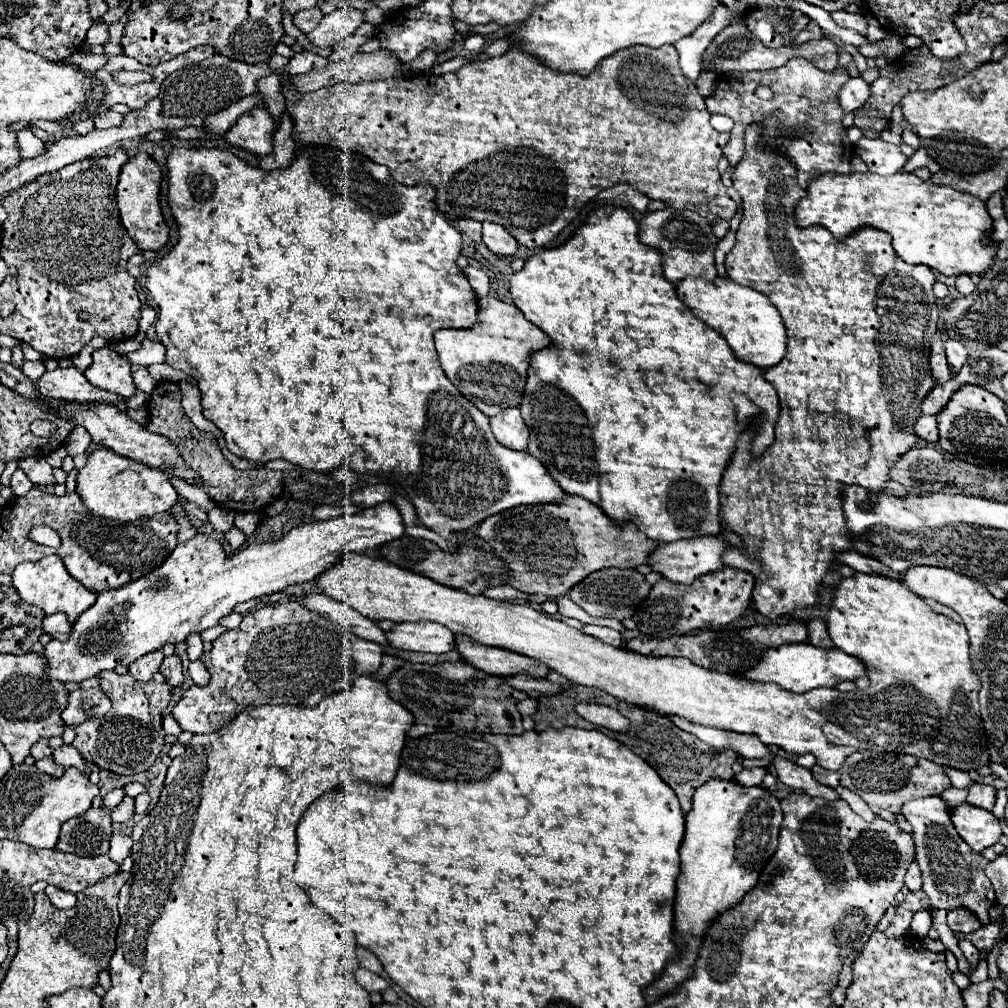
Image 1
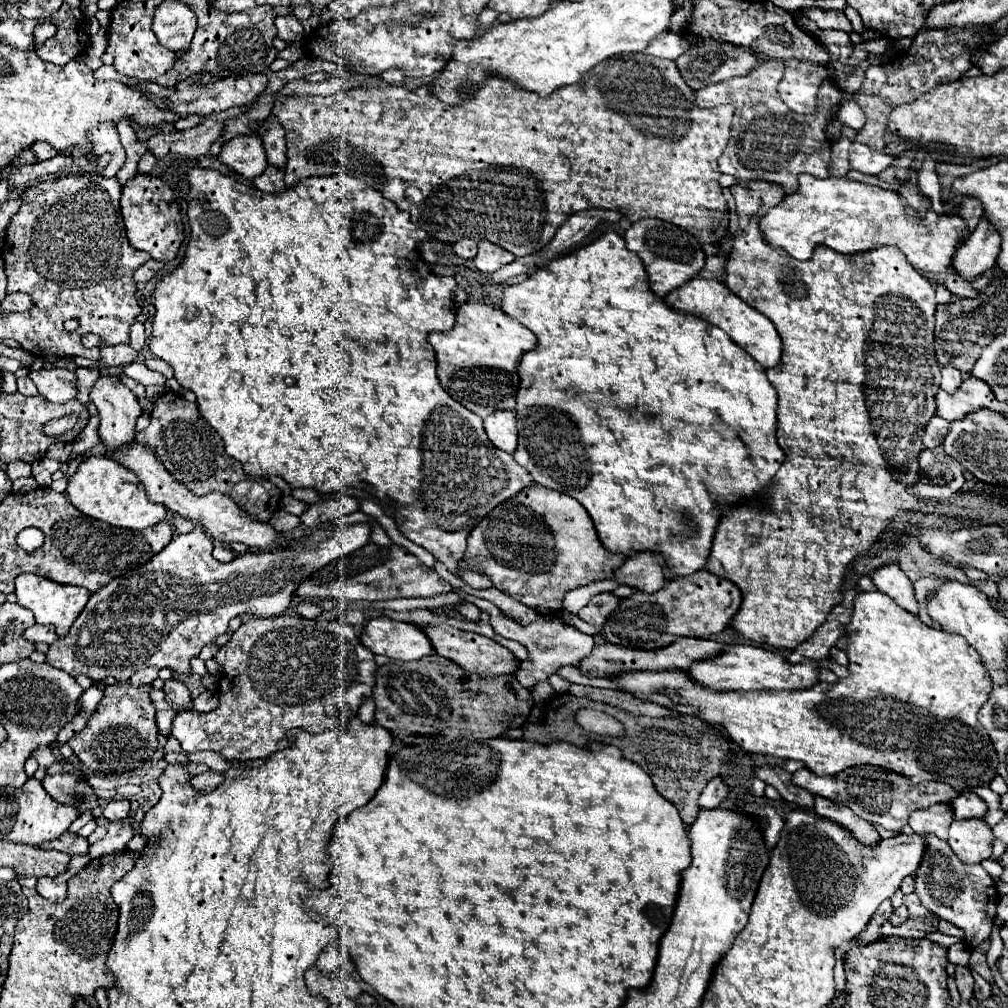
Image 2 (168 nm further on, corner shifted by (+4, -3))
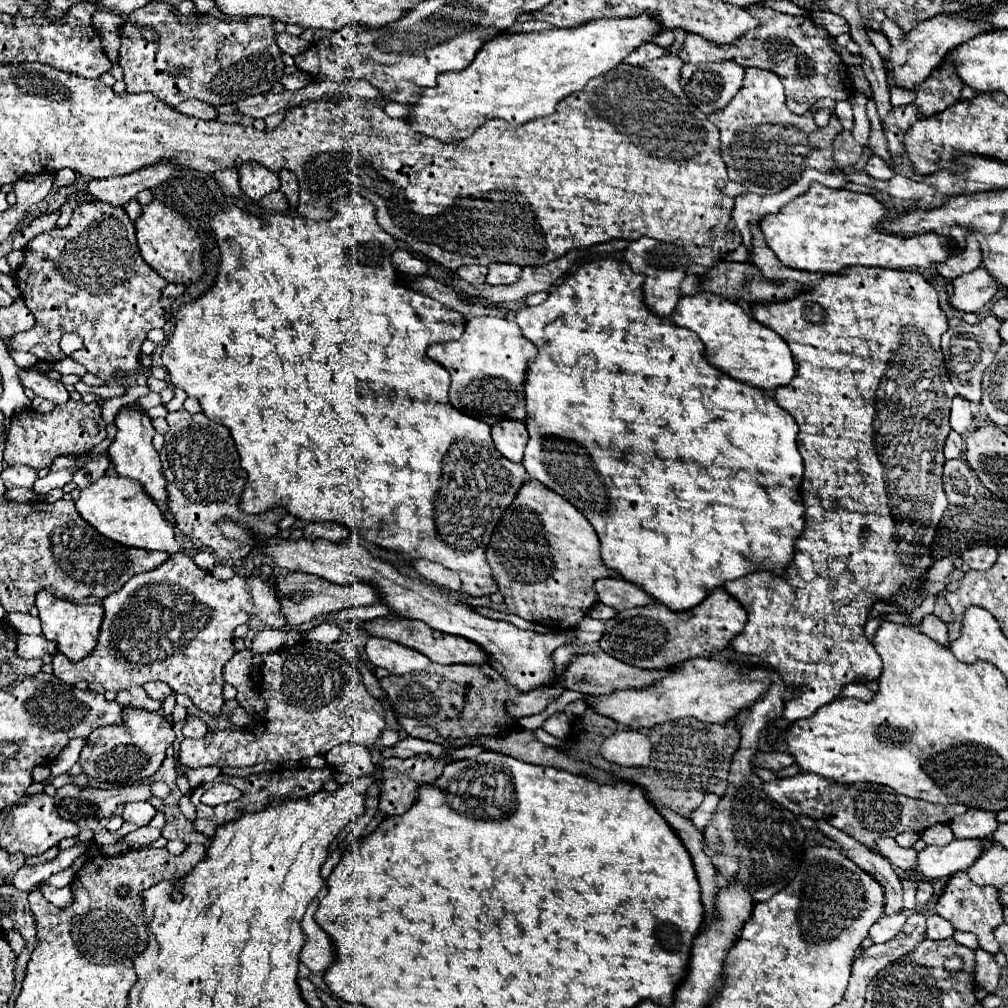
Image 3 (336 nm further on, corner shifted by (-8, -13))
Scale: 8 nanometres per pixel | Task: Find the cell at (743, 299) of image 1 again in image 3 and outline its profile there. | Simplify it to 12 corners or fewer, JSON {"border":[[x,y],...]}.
{"border":[[697,293],[671,321],[757,389],[789,385],[787,343],[737,303]]}

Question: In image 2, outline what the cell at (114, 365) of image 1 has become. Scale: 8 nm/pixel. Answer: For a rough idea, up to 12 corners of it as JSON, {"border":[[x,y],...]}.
{"border":[[101,375],[89,397],[107,451],[135,439],[143,413],[117,375]]}

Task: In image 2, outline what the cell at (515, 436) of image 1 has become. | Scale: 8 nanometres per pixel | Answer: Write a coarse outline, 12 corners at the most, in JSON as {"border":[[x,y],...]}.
{"border":[[513,411],[485,417],[489,441],[507,453],[517,449]]}

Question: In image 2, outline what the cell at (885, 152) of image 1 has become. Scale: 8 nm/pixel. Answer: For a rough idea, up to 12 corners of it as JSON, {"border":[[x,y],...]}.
{"border":[[853,141],[849,161],[855,171],[879,175],[897,159]]}

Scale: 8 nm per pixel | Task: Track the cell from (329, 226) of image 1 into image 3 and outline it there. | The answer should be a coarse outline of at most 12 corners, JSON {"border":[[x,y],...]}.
{"border":[[369,201],[221,209],[163,365],[239,501],[499,589],[527,479]]}

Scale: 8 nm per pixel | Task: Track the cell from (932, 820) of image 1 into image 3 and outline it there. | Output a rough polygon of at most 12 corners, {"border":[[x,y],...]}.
{"border":[[965,871],[949,879],[937,915],[995,955],[1003,923],[997,889]]}

